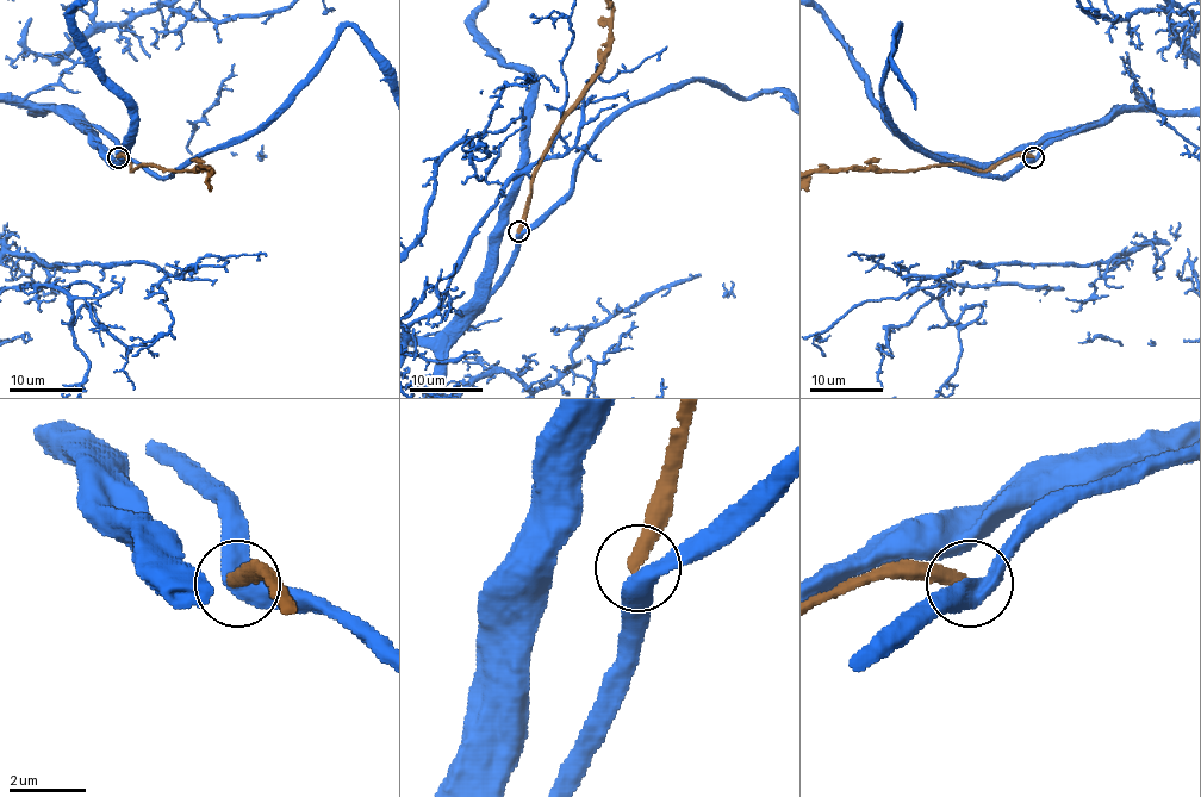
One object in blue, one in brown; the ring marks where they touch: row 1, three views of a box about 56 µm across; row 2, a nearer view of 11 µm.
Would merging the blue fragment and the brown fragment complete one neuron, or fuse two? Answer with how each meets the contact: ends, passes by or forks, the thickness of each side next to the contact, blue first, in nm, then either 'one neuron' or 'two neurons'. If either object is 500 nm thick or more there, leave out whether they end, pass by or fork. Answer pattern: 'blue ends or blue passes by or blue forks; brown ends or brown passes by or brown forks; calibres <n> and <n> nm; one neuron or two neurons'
blue passes by; brown ends; calibres 420 and 360 nm; two neurons

